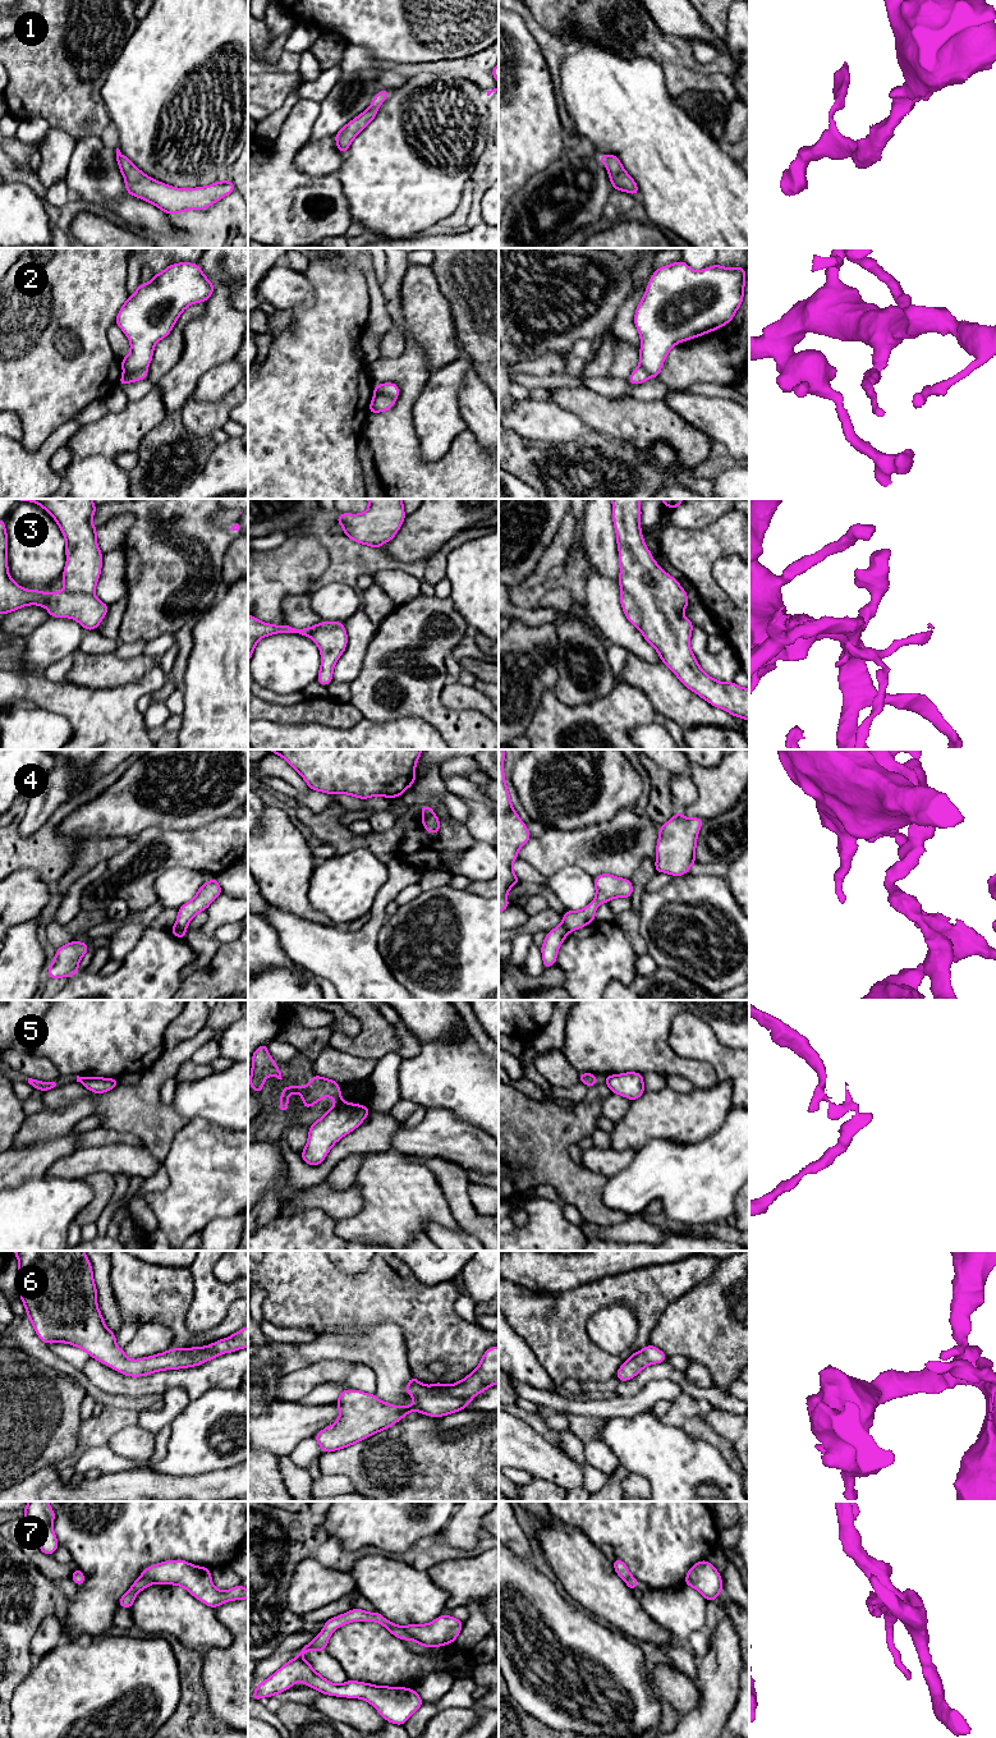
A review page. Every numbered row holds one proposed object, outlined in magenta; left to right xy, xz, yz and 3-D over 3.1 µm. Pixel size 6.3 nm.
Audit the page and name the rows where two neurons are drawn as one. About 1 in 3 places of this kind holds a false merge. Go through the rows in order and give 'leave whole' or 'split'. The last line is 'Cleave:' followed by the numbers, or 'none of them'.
1: leave whole
2: split
3: leave whole
4: split
5: split
6: leave whole
7: split
Cleave: 2, 4, 5, 7

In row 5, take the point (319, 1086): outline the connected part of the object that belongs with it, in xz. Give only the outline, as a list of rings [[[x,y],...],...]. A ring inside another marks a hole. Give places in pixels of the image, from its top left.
[[[316,1073],[315,1077],[309,1079],[308,1086],[294,1087],[288,1084],[284,1090],[281,1090],[280,1093],[281,1104],[279,1105],[279,1110],[284,1114],[286,1114],[289,1109],[288,1097],[292,1093],[302,1095],[304,1110],[308,1110],[312,1105],[321,1101],[323,1096],[335,1099],[334,1108],[339,1106],[343,1102],[343,1096],[340,1092],[339,1083],[329,1078],[322,1078]]]

